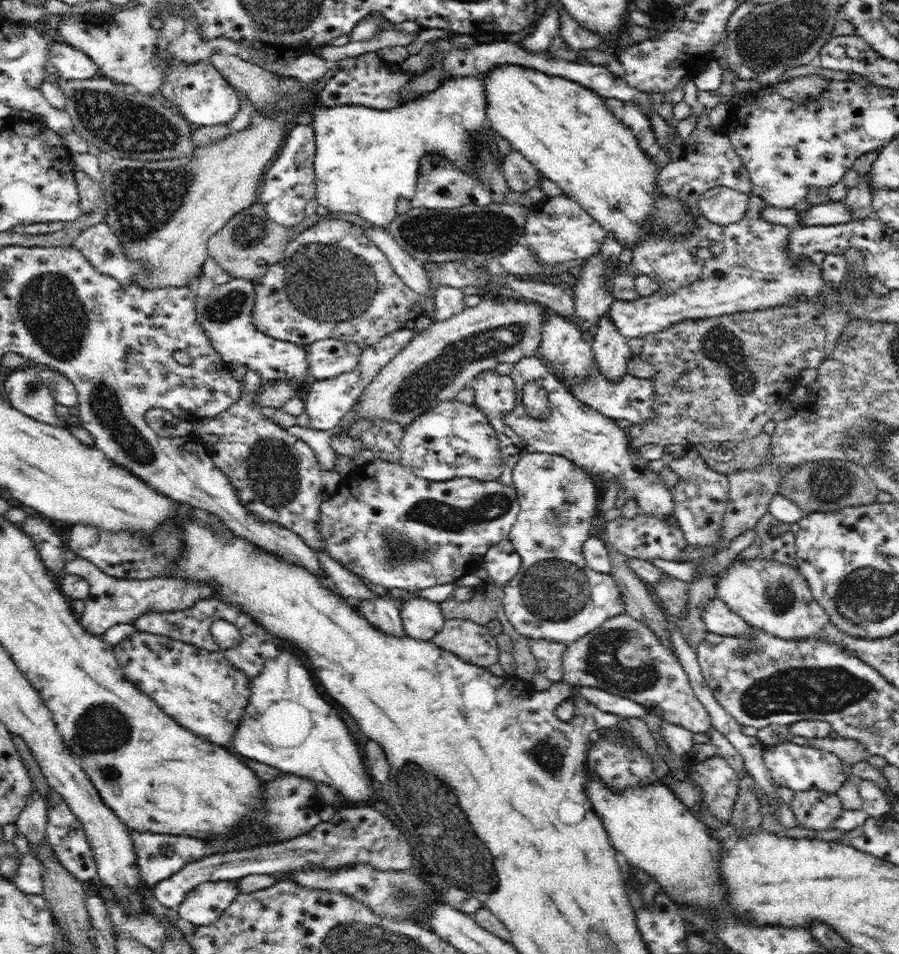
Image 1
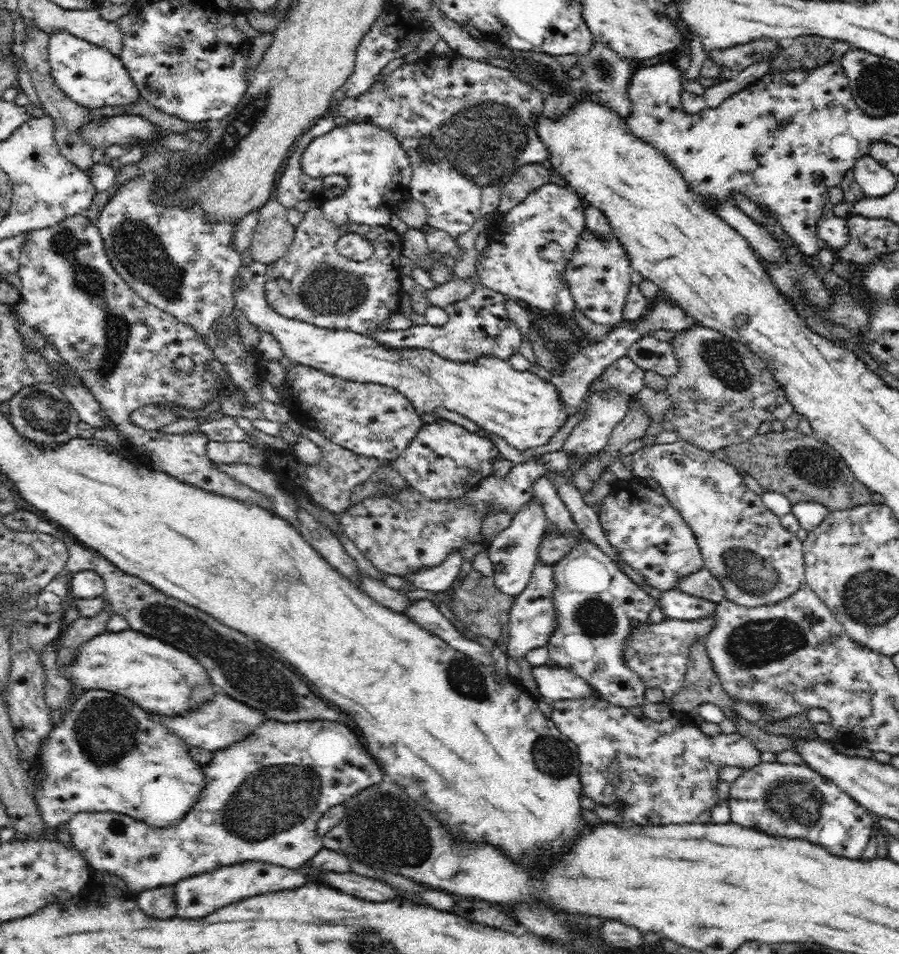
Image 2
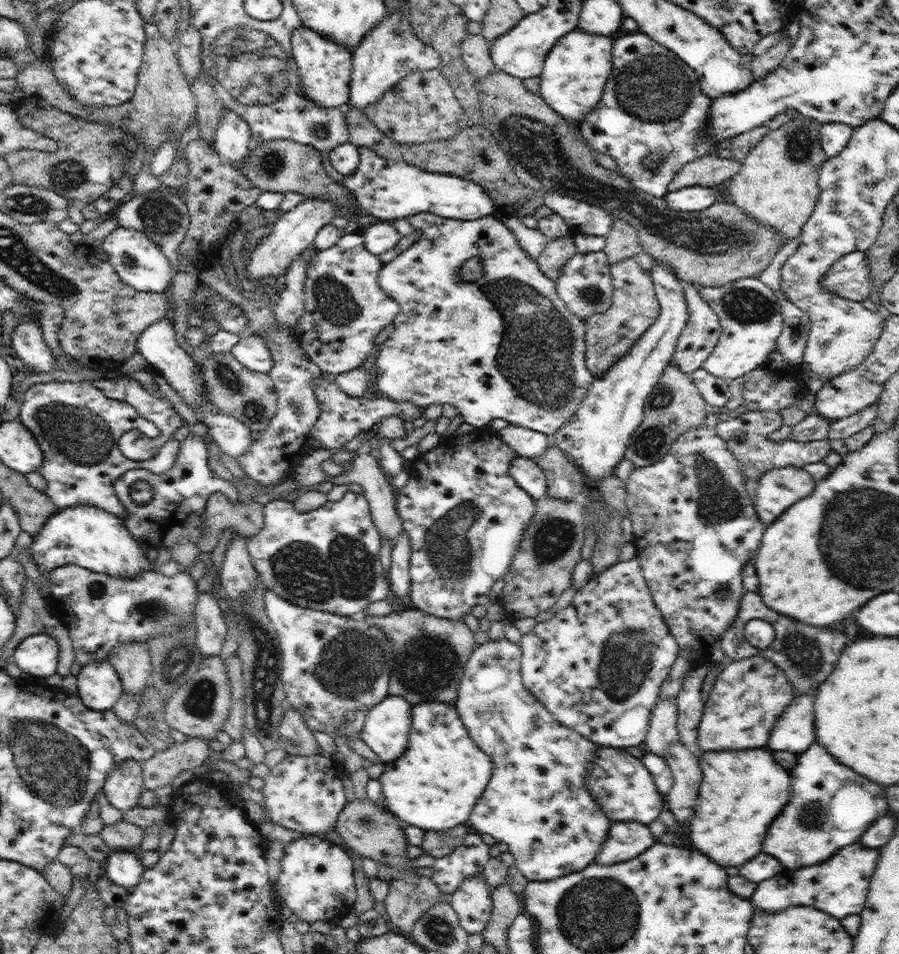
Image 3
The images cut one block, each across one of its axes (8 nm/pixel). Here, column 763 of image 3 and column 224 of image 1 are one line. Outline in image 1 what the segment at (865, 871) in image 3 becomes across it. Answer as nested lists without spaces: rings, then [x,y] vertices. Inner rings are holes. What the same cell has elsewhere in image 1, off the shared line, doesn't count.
[[[232,880],[198,884],[180,904],[179,916],[195,926],[214,924],[239,894]]]

